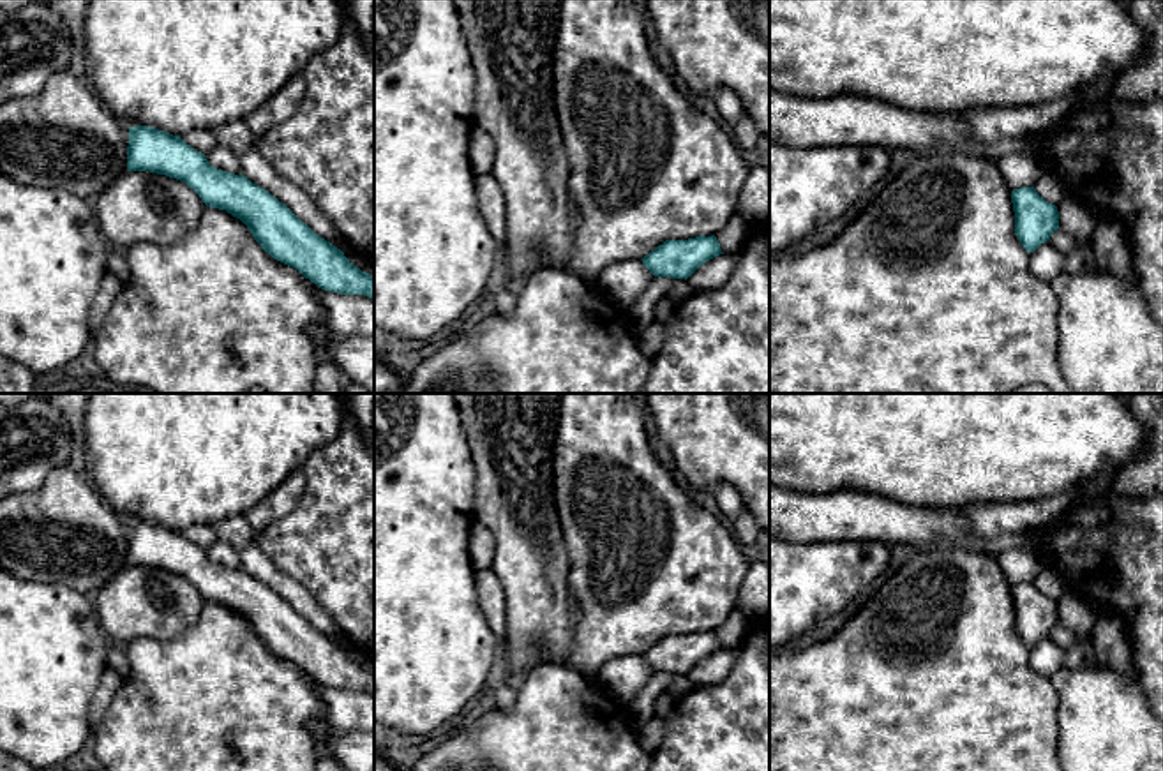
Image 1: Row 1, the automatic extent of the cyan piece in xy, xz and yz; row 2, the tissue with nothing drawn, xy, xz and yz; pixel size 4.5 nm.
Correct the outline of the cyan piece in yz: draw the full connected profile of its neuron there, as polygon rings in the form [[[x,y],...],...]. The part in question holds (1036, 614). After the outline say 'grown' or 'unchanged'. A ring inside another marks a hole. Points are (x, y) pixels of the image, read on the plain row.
[[[1034,582],[1011,586],[1015,630],[1027,647],[1034,647],[1059,625],[1057,602],[1045,596]]]; unchanged

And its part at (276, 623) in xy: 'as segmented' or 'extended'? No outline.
as segmented

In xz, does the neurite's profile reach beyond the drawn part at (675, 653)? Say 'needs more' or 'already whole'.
already whole

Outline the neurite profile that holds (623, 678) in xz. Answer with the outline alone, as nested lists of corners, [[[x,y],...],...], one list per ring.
[[[632,655],[609,660],[595,674],[595,681],[616,704],[627,707],[641,693],[653,674],[655,670],[641,655]]]

